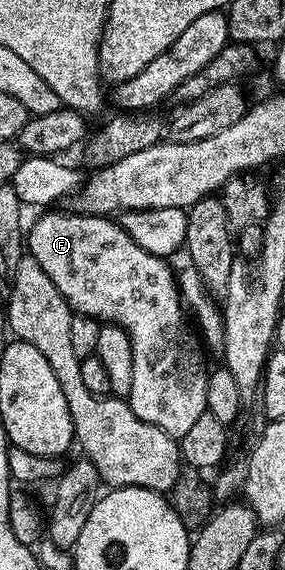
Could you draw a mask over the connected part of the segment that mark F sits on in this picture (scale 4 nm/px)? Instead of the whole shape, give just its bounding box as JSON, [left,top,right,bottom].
[28,209,208,441]

